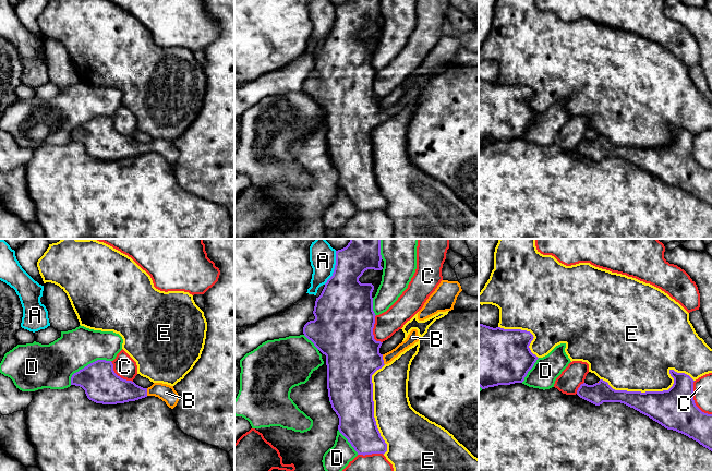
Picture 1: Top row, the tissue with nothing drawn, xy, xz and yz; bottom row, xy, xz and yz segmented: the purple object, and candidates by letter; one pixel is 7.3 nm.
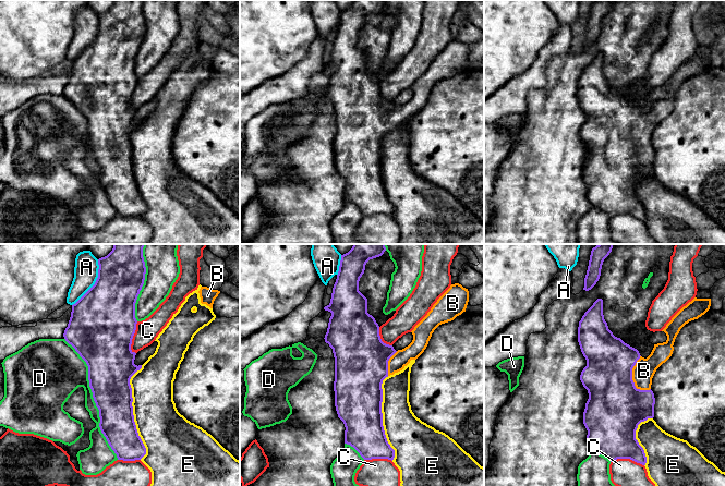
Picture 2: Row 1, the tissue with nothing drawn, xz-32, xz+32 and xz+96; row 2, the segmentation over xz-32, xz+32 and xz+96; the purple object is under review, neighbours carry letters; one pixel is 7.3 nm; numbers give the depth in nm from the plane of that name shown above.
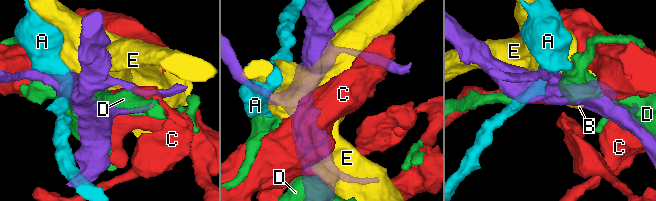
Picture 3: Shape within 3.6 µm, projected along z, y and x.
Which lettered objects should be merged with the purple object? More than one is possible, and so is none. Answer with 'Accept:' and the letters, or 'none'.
Accept: B

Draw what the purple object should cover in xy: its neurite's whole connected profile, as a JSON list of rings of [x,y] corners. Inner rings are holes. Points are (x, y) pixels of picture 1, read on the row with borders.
[[[97,360],[74,373],[71,385],[82,387],[89,400],[102,404],[124,403],[155,396],[173,409],[179,401],[173,386],[154,383],[150,387],[143,388],[118,376],[112,362],[106,360]]]

